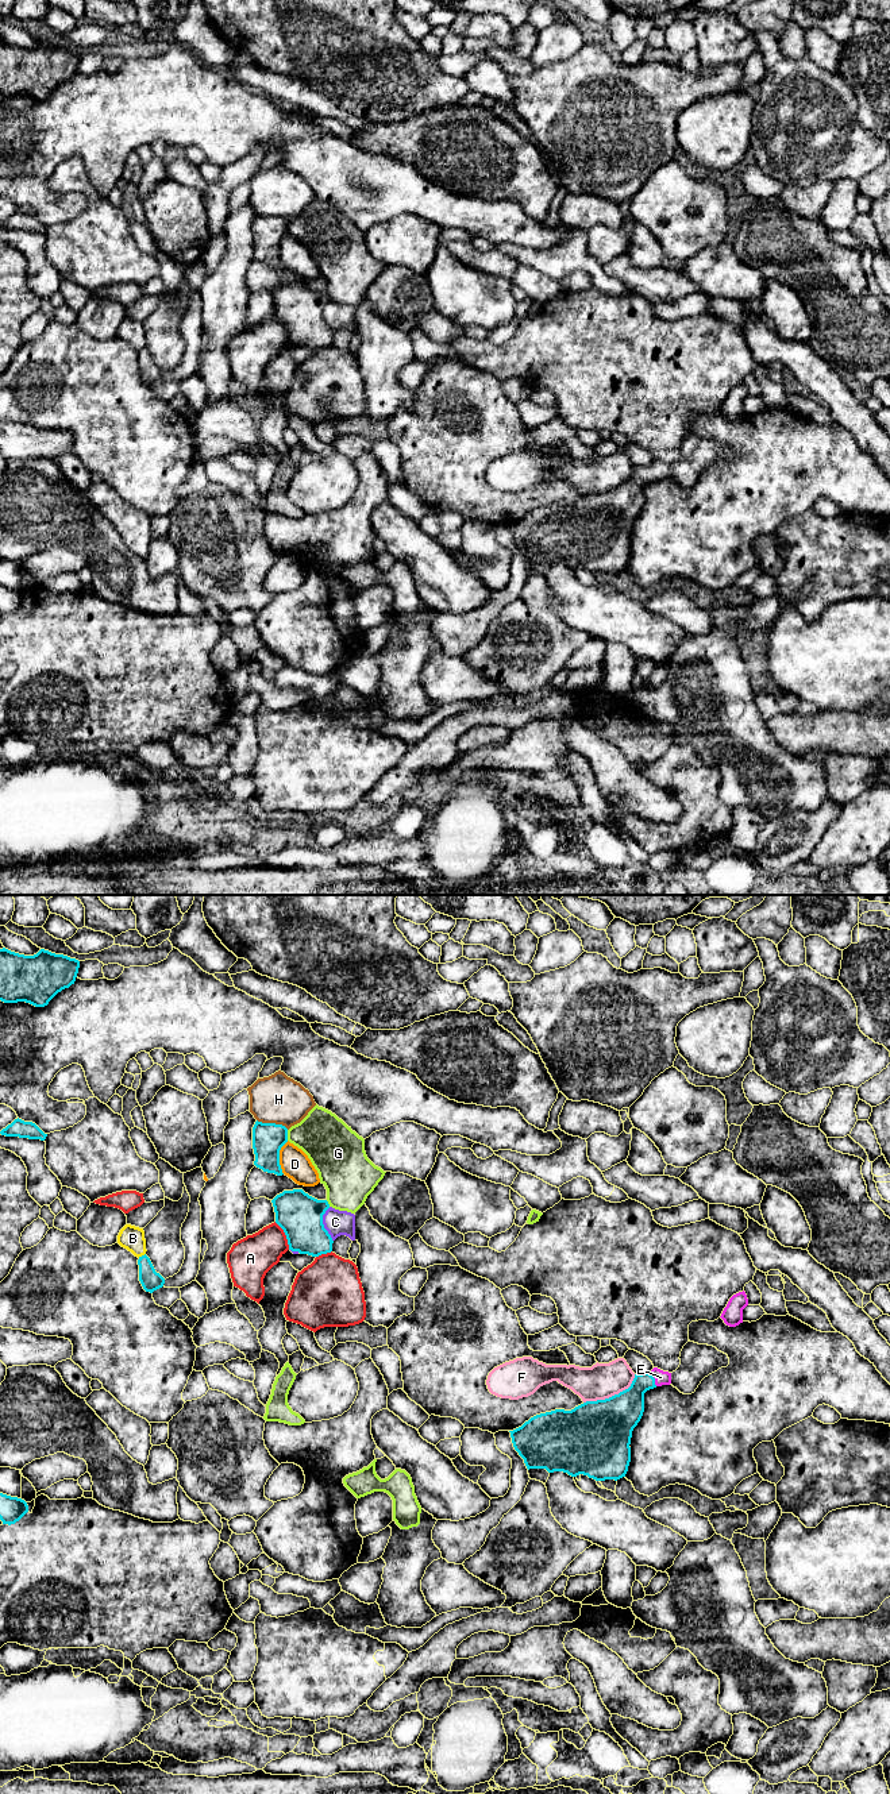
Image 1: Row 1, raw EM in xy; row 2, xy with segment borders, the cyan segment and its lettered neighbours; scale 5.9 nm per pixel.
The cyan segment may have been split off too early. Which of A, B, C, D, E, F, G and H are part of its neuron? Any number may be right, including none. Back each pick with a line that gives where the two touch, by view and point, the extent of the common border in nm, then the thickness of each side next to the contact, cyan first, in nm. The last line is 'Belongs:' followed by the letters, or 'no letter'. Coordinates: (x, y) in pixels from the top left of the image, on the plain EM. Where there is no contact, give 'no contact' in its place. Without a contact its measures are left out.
E: contact xy (654, 473); length 90 nm; calibres 200 and 80 nm
Belongs: E

